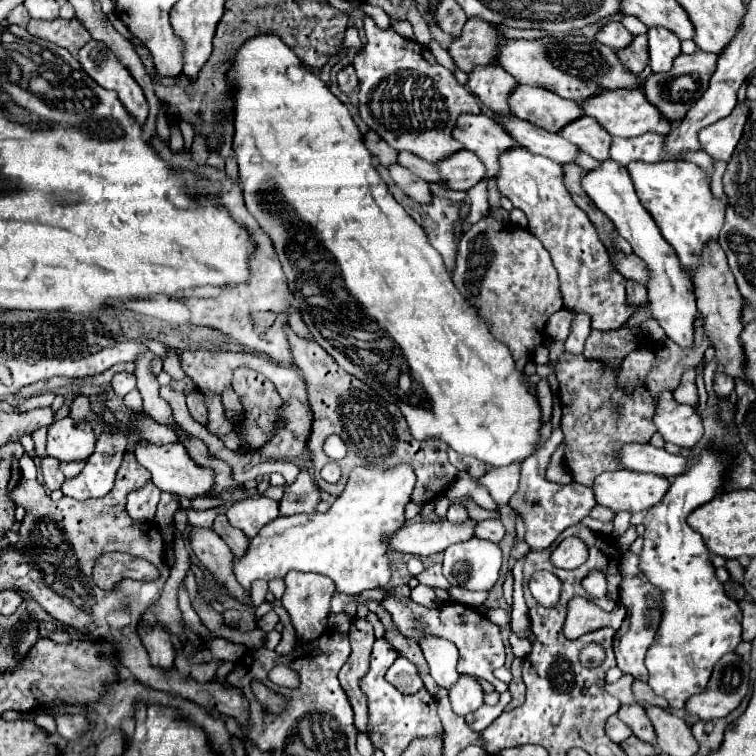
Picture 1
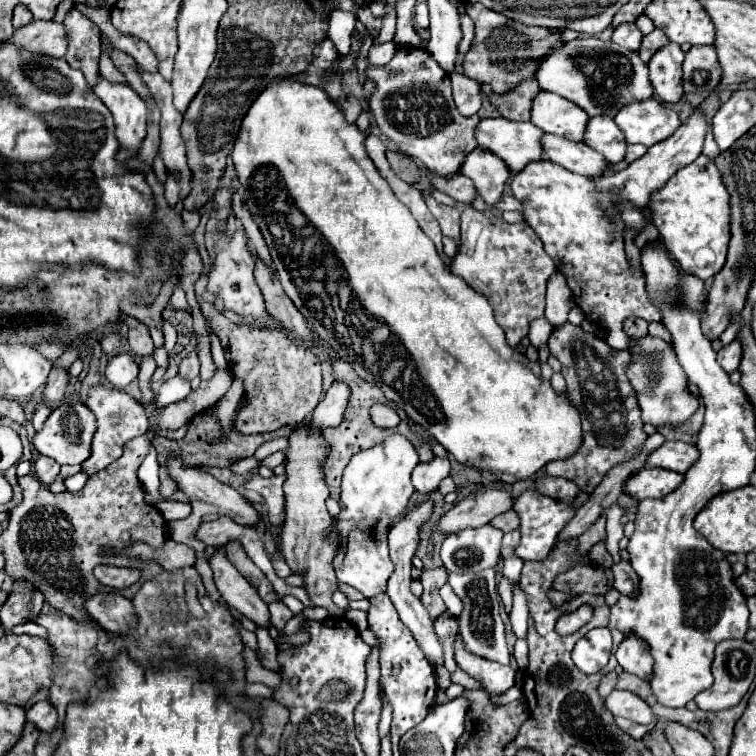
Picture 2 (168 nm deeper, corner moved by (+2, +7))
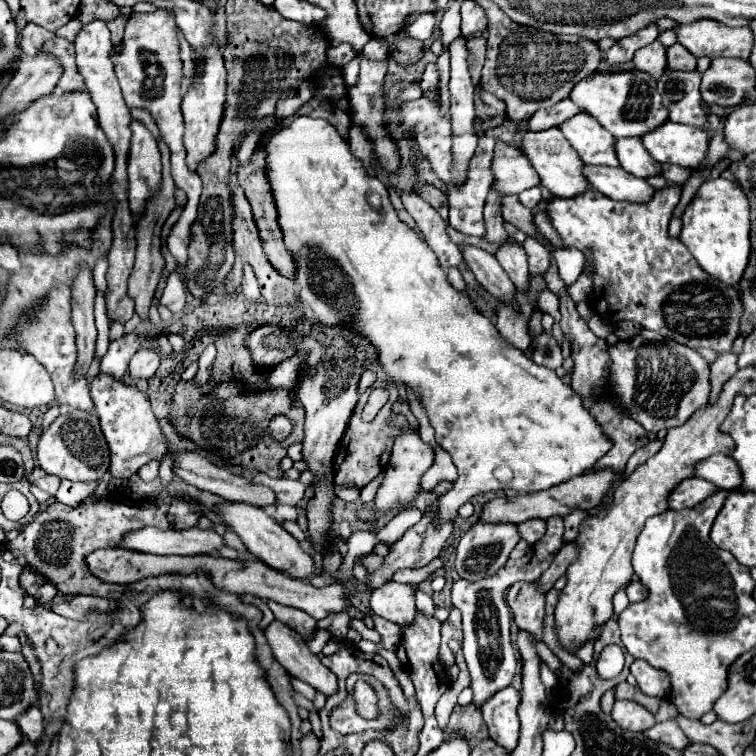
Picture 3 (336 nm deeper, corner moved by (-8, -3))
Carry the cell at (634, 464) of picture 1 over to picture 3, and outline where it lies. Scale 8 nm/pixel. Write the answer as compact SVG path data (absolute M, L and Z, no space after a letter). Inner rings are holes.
M713 454L707 460L701 460L693 468L693 476L703 478L719 488L737 488L739 486L739 468L729 456L725 454Z

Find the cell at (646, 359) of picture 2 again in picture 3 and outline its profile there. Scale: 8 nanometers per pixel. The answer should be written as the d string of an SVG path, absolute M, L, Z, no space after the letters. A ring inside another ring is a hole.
M643 330L631 340L611 346L611 384L619 392L623 406L647 432L675 428L685 424L697 410L707 406L709 398L709 362L695 350L667 340L659 332Z

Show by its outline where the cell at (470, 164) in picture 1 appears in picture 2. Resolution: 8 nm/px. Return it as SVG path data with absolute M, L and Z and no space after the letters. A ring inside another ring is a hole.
M479 146L465 158L461 174L475 182L479 196L493 208L503 194L511 170L505 166L505 162L501 162L501 158L489 154L489 150Z

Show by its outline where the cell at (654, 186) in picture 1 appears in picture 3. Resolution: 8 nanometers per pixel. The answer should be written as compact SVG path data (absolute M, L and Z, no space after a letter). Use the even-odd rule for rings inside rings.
M727 178L705 180L699 192L693 196L689 206L685 208L683 228L679 240L689 248L697 264L711 278L721 280L723 284L737 286L743 276L743 268L747 266L747 256L751 250L749 244L749 202L739 184Z

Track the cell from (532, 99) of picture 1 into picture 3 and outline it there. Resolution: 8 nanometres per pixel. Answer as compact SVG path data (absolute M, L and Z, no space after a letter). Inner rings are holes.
M579 112L573 118L559 124L559 130L585 164L619 166L613 150L615 138L593 116Z

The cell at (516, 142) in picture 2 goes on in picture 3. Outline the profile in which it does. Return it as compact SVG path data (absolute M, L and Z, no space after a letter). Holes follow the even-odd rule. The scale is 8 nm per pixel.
M549 128L541 132L525 132L521 138L521 152L527 156L531 166L537 170L541 178L541 186L545 186L555 196L577 196L579 192L585 192L589 188L585 176L581 174L583 162L579 160L577 152L567 144L565 136L559 132L559 128Z

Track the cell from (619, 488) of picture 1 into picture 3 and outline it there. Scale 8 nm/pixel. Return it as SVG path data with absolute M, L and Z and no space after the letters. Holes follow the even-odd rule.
M687 478L683 482L679 482L669 498L667 504L671 510L681 510L681 508L691 508L695 504L699 504L701 500L705 500L707 496L711 496L711 492L717 492L719 488L715 488L711 482L701 480L701 478Z

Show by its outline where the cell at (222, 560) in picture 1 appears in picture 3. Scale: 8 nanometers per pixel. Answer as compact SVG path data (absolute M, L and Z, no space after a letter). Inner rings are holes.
M273 620L265 628L265 638L277 658L277 662L289 670L289 674L305 680L313 688L325 692L325 696L337 690L335 674L325 668L319 656L311 654L307 644L301 640L299 632L291 630L287 624Z

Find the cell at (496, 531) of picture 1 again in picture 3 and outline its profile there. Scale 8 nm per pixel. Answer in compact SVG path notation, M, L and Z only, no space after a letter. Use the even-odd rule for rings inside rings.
M527 520L527 522L521 522L517 526L517 530L527 544L535 544L535 540L539 540L539 536L543 536L545 524L543 524L543 520Z

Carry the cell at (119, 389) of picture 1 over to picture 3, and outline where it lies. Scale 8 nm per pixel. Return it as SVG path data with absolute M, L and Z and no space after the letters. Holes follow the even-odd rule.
M141 348L129 362L129 376L133 380L149 380L159 368L161 356L157 350Z

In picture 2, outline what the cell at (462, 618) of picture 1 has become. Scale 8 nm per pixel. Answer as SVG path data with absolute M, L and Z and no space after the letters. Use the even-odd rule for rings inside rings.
M461 636L455 642L455 662L481 684L481 688L489 694L489 698L507 692L515 684L515 672L511 670L511 666L503 666L491 660L477 658L475 654L469 654L467 650L463 650Z

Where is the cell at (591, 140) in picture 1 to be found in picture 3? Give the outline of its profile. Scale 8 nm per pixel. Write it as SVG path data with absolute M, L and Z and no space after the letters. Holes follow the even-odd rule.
M615 138L615 154L619 164L637 178L659 174L659 162L647 156L639 138Z

